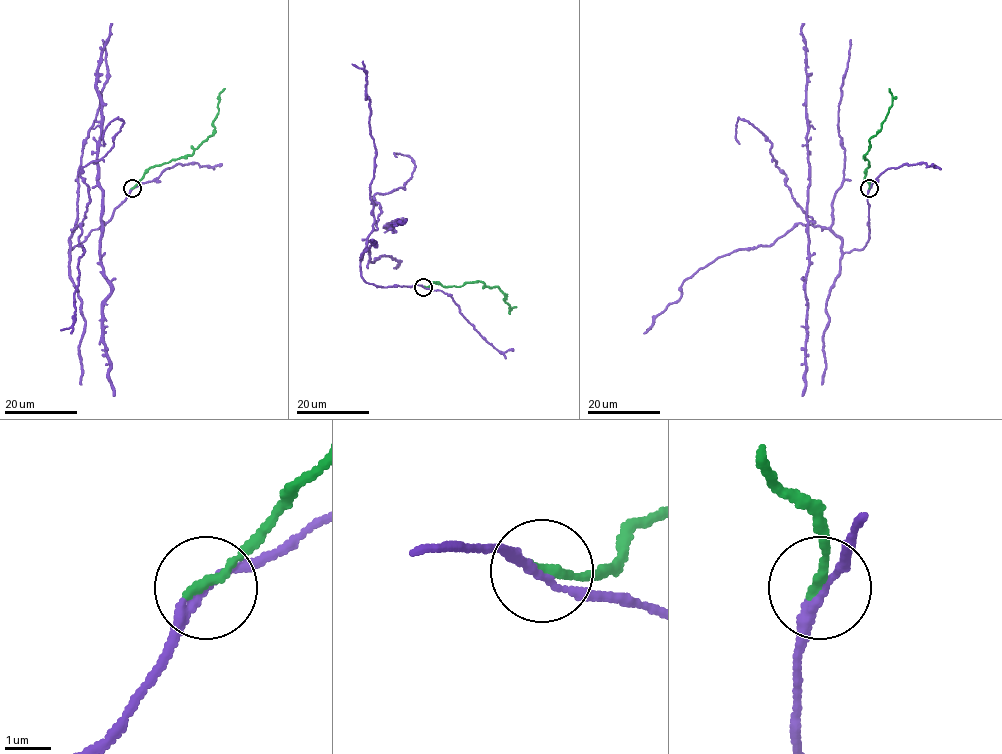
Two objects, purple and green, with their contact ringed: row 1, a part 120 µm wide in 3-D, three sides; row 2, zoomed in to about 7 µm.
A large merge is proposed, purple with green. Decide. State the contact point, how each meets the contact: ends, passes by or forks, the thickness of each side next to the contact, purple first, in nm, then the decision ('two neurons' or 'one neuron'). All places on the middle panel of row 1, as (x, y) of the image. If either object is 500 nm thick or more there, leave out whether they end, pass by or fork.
(423, 287) | purple passes by | green ends | 170/240 nm | one neuron

